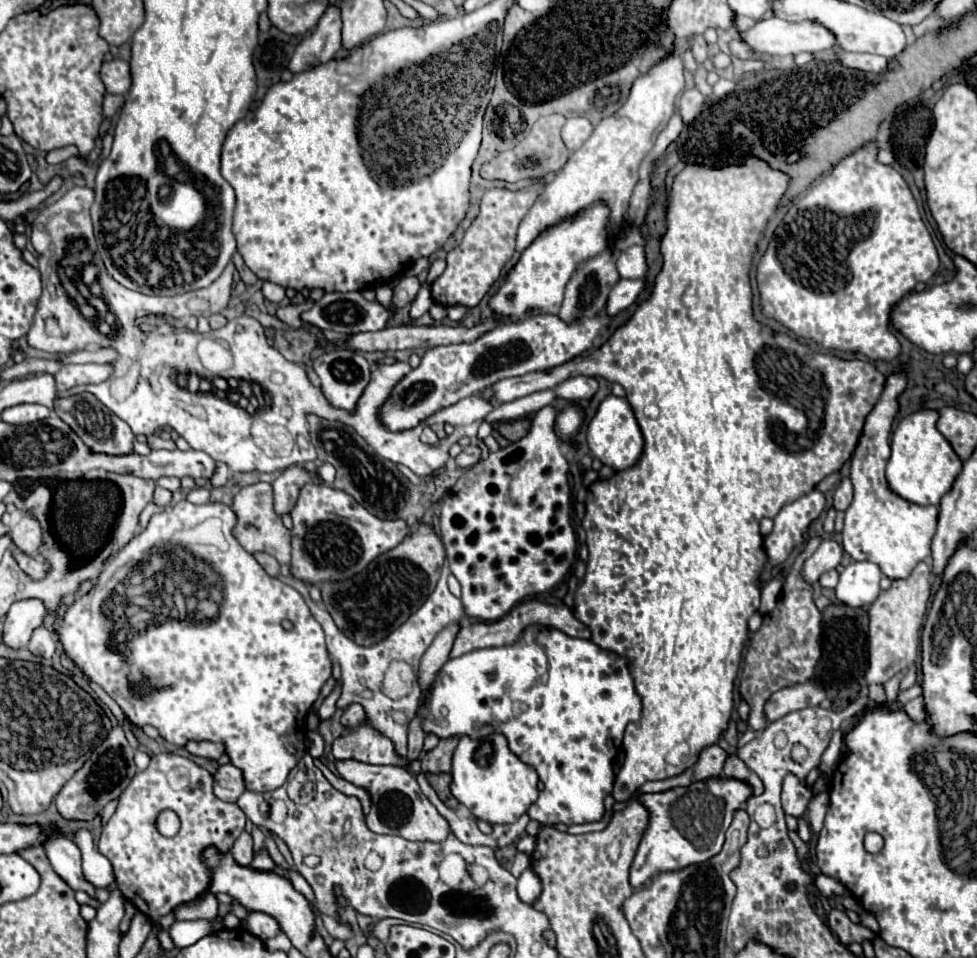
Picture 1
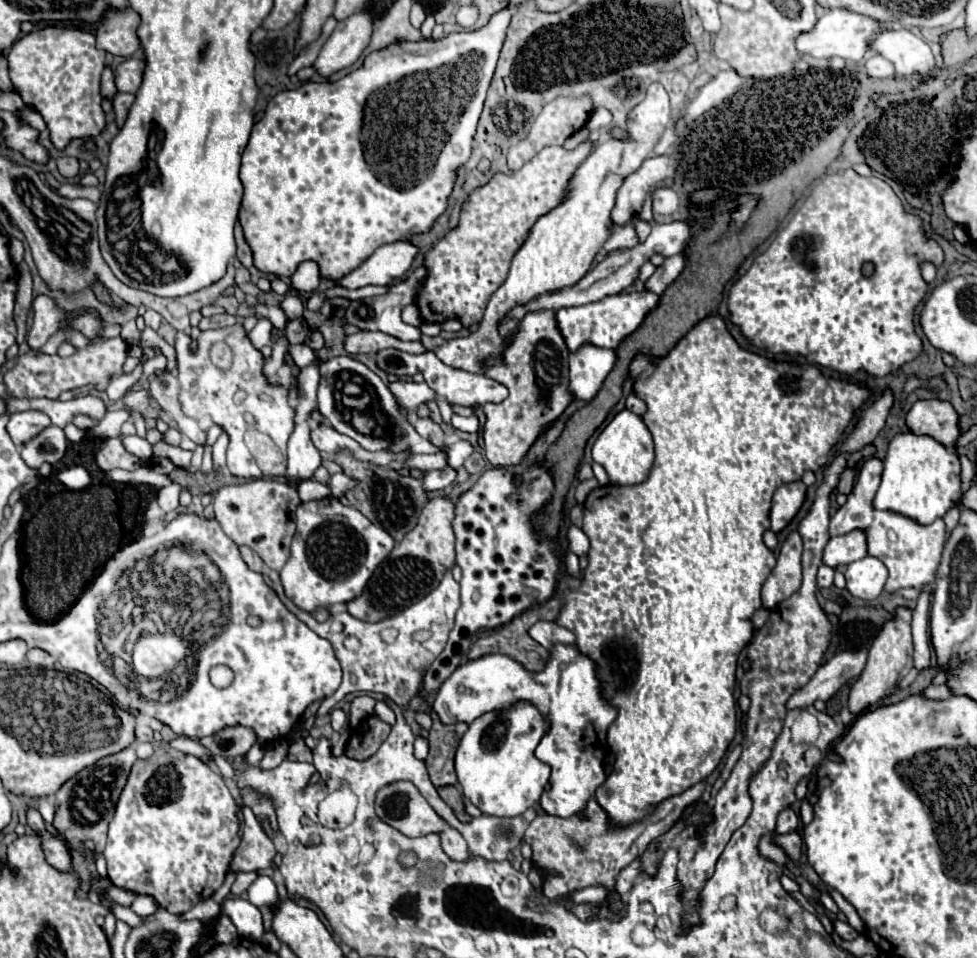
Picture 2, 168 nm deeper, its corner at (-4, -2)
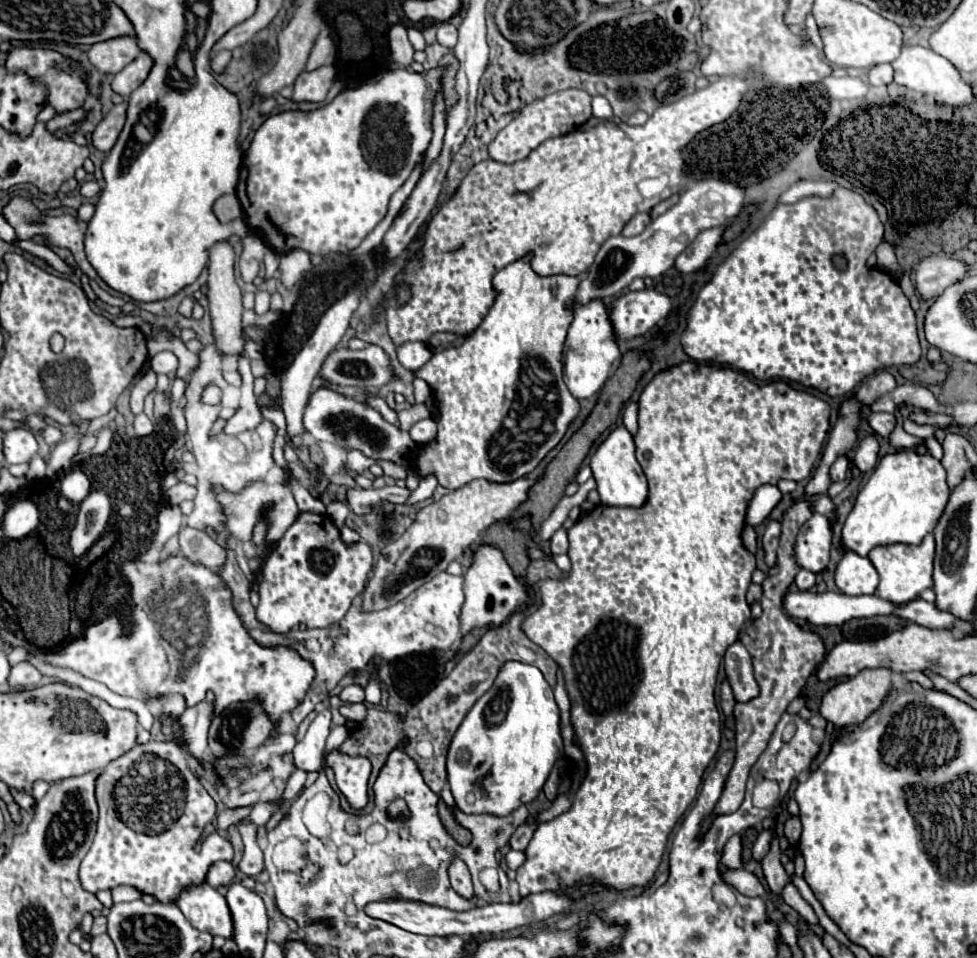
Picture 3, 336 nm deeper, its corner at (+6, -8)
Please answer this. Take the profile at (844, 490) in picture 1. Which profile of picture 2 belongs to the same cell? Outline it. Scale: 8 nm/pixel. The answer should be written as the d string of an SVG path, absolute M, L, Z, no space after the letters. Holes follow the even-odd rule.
M859 466L845 468L845 472L841 474L841 480L839 480L839 492L841 494L849 494L853 490L853 482L855 482L855 476L857 476L857 468Z

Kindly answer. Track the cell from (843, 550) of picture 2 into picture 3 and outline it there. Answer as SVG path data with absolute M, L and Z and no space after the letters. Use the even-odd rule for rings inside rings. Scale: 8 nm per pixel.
M911 448L885 454L877 462L845 520L841 544L859 556L867 556L871 548L881 544L919 544L927 532L933 532L947 500L949 486L945 482L943 464L931 454L921 456Z

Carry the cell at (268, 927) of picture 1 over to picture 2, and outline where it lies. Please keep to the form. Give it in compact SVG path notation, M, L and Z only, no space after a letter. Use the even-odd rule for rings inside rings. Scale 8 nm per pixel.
M239 896L225 898L221 902L221 914L235 924L241 938L247 938L251 942L261 942L265 934L265 928L261 926L261 914L257 914L257 908L249 900Z

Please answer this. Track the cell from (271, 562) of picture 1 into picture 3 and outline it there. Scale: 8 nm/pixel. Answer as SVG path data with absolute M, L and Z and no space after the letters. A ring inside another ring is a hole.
M183 526L179 530L179 542L181 542L181 554L185 554L191 562L199 562L215 570L219 568L219 564L225 564L227 560L227 550L203 530Z

